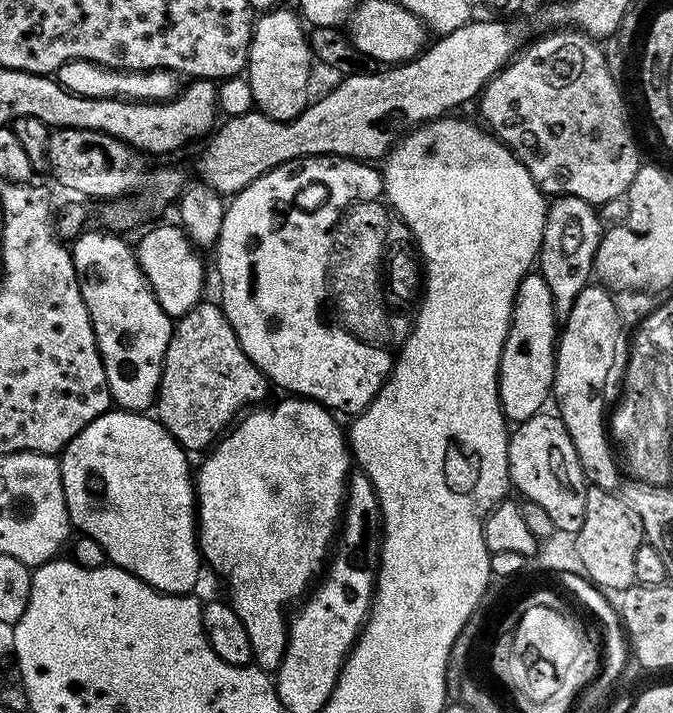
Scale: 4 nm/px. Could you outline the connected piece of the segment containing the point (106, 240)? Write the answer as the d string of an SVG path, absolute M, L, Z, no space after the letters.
M112 230L100 232L81 231L71 241L70 251L82 302L86 302L92 329L96 335L96 345L106 370L106 382L115 407L125 412L147 413L156 403L156 394L160 390L160 375L164 369L164 359L174 327L173 317L162 310L158 298L152 293L152 287L136 261L136 254L131 243L123 240L123 235Z

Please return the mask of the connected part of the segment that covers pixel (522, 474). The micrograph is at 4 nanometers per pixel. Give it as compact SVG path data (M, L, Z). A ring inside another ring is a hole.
M541 410L535 416L519 421L511 429L508 438L508 479L511 487L525 497L527 503L542 506L550 514L553 529L560 528L568 534L575 534L586 518L586 494L589 485L578 462L574 442L560 421L559 415Z

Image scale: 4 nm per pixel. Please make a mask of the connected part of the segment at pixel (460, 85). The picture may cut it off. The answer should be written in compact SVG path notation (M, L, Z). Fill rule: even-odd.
M503 19L472 20L458 30L441 35L437 44L429 43L414 60L367 74L345 76L339 81L341 84L337 88L330 89L321 100L313 99L293 120L276 121L257 110L241 116L227 117L225 124L221 123L207 137L208 145L196 164L200 171L199 179L218 193L235 194L254 182L254 178L291 160L301 160L303 156L348 156L352 160L365 162L383 161L409 130L427 124L429 120L447 117L451 108L456 108L467 100L475 101L488 83L525 47L529 39L527 30L522 25L515 24L512 21L515 19L505 19L508 20L505 24L500 20Z

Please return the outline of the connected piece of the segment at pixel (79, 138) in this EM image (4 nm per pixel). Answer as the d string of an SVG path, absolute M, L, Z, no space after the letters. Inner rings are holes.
M57 128L48 137L48 172L64 188L77 192L80 196L97 196L100 202L107 202L117 198L128 198L144 184L144 179L149 179L150 168L145 153L140 149L127 144L125 140L114 138L98 130L85 128Z

